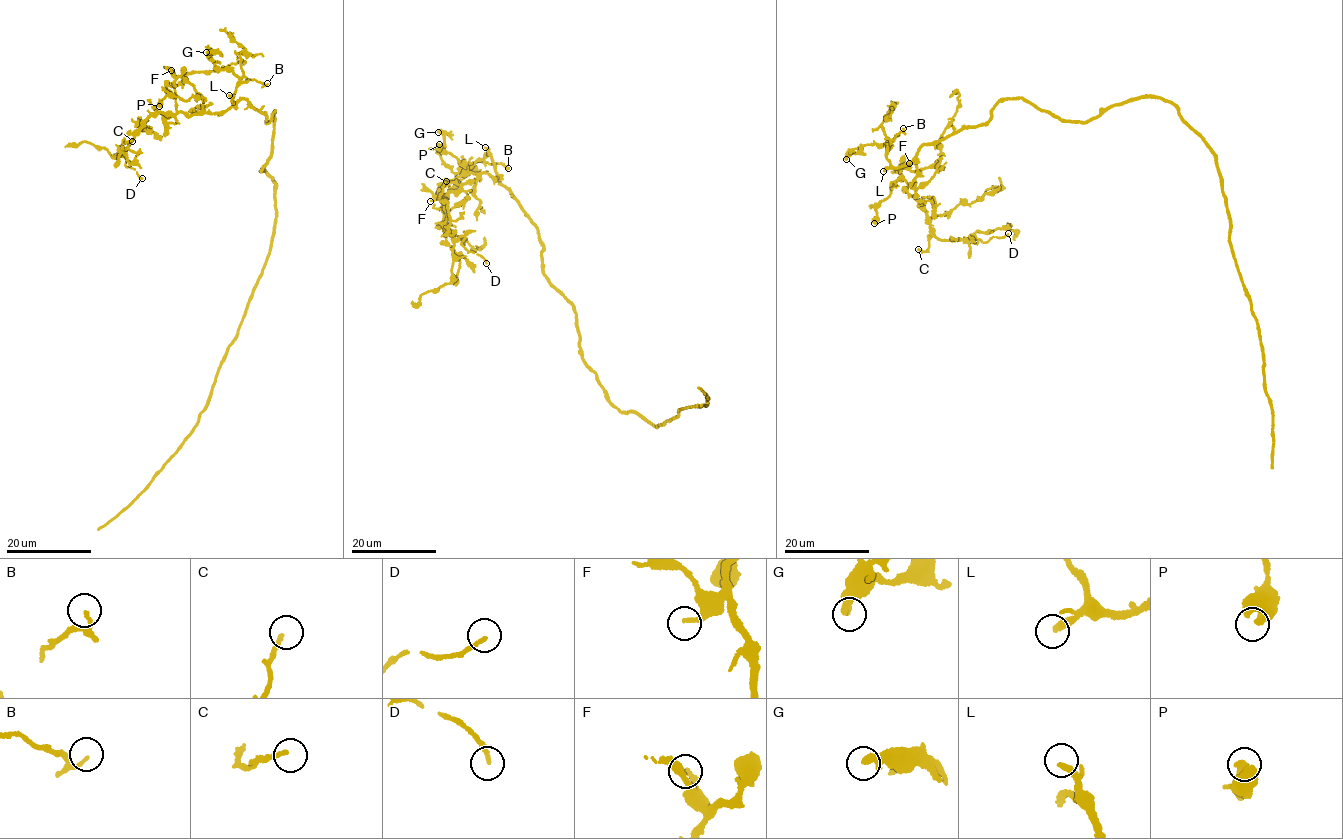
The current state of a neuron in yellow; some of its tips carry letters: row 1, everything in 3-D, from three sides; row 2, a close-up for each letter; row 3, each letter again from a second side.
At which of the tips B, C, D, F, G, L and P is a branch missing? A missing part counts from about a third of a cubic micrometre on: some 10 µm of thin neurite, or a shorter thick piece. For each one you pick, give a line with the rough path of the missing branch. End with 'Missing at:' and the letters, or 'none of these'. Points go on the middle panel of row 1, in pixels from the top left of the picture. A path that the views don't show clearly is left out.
D: missing branch runs (486, 263), (492, 268), (496, 277)
Missing at: D, L

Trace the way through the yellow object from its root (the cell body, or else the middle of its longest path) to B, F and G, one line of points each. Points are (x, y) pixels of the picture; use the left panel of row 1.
B: (260, 171), (272, 155), (276, 112), (267, 121), (247, 100), (232, 99), (243, 77), (267, 83)
F: (260, 171), (272, 155), (276, 112), (267, 121), (242, 98), (220, 112), (206, 112), (193, 85), (171, 70)
G: (260, 171), (272, 155), (276, 112), (267, 121), (247, 100), (234, 103), (239, 77), (206, 52)

